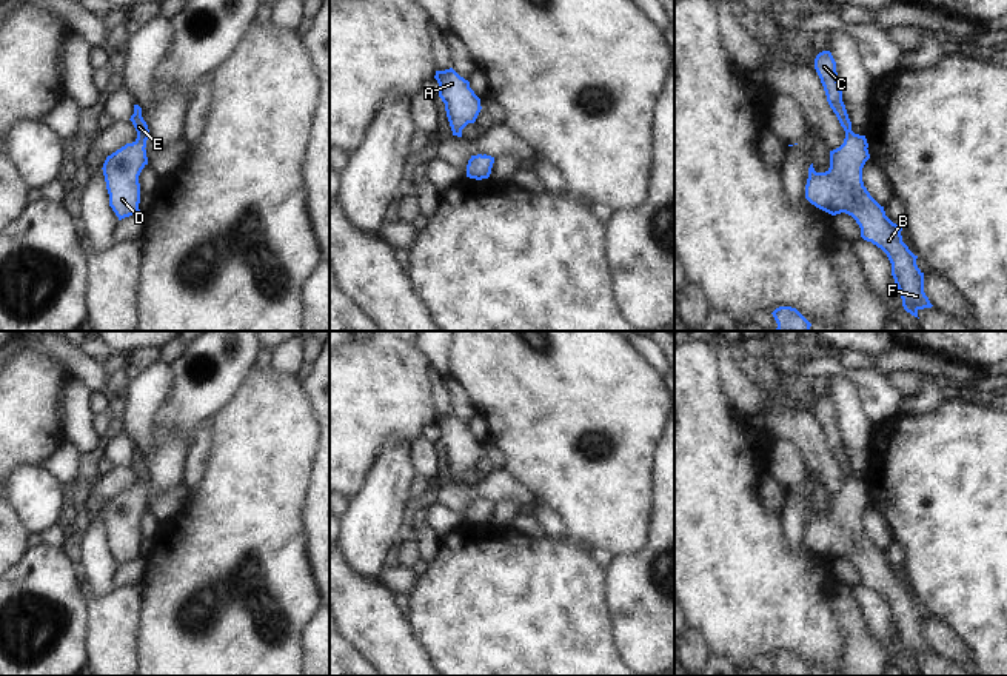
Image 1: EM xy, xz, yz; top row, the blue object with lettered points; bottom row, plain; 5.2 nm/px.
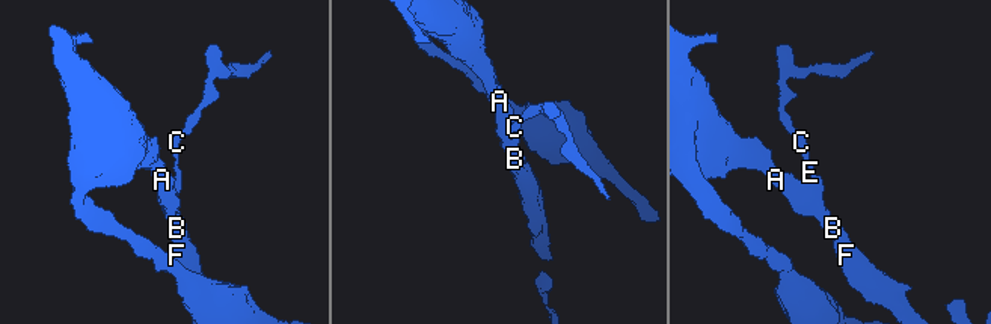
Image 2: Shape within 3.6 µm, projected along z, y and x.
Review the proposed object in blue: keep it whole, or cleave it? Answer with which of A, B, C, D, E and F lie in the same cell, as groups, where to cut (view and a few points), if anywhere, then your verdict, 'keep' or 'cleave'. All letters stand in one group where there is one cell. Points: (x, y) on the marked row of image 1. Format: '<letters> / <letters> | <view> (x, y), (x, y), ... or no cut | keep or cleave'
A B C D E F | no cut | keep

